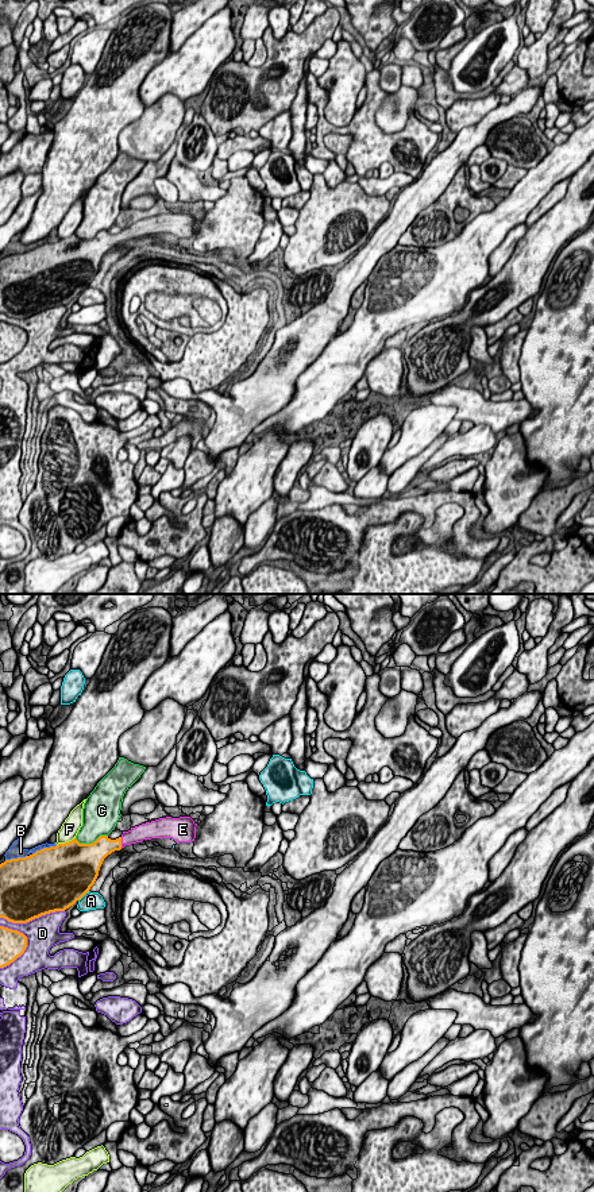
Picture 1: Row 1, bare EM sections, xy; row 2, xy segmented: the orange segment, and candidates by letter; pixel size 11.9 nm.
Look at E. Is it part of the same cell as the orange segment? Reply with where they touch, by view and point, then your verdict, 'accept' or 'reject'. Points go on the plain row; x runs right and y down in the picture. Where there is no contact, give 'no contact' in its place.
contact xy (120, 238); accept

